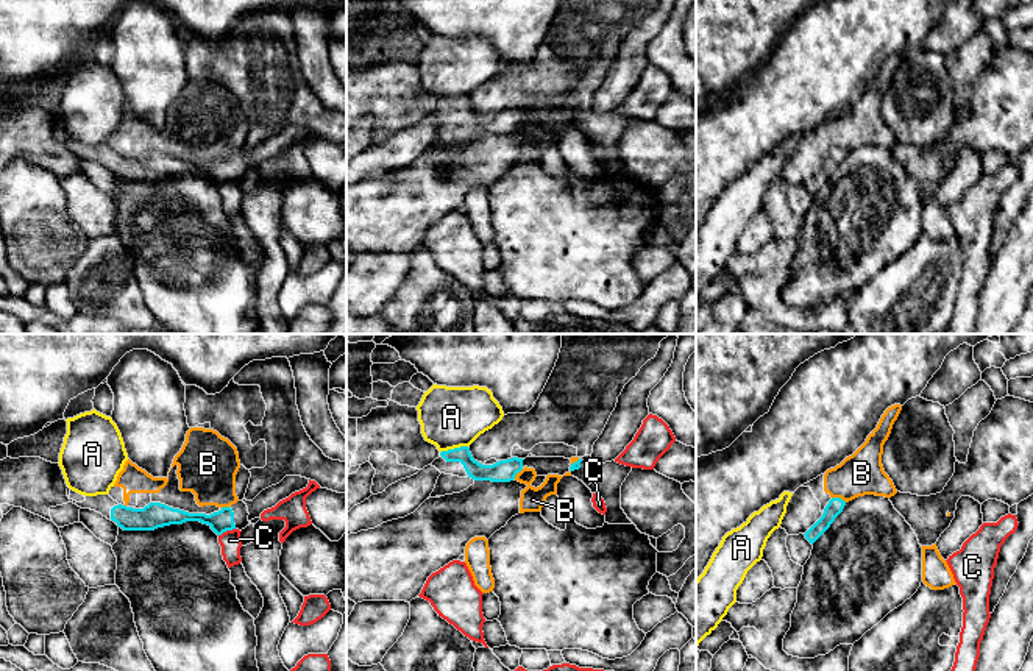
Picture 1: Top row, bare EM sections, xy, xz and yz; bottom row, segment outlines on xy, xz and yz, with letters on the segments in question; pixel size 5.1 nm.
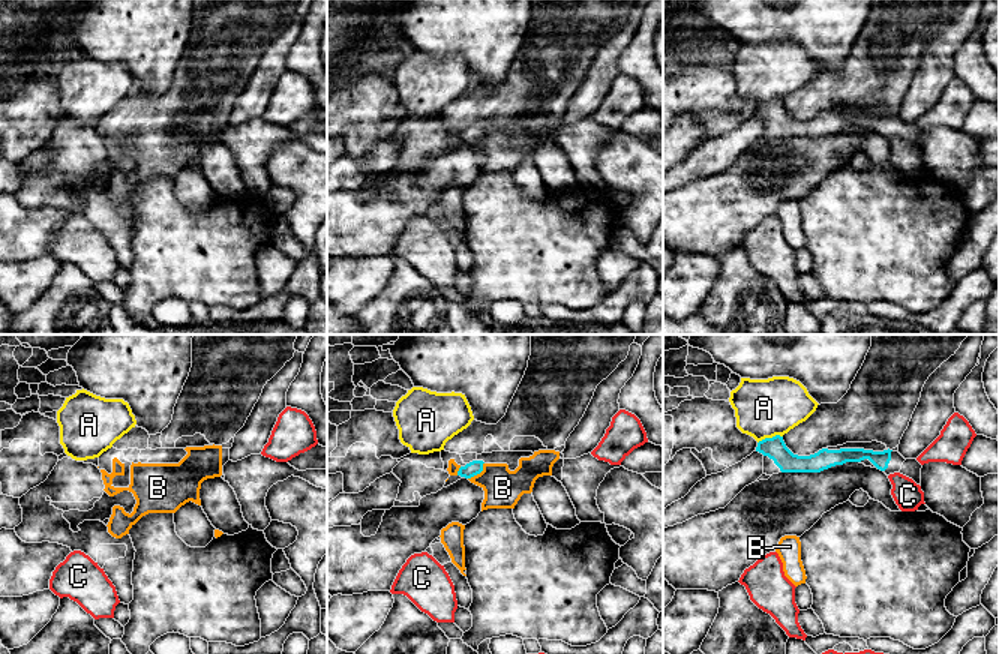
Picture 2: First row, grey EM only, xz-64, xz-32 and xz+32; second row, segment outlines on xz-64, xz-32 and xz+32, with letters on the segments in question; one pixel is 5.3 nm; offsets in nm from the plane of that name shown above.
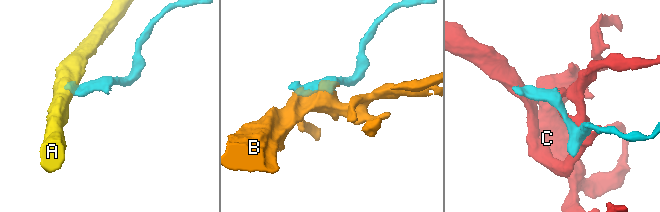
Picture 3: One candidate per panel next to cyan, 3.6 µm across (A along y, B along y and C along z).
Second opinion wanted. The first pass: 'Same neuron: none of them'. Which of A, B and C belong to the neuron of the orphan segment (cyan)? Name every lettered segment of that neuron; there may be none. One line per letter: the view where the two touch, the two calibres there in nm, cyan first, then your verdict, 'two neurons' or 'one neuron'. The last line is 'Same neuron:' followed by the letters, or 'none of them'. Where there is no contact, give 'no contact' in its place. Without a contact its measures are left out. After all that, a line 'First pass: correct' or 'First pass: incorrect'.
A: xz | 90/320 nm | two neurons
B: yz | 90/220 nm | one neuron
C: xy | 120/110 nm | two neurons
Same neuron: B
First pass: incorrect

